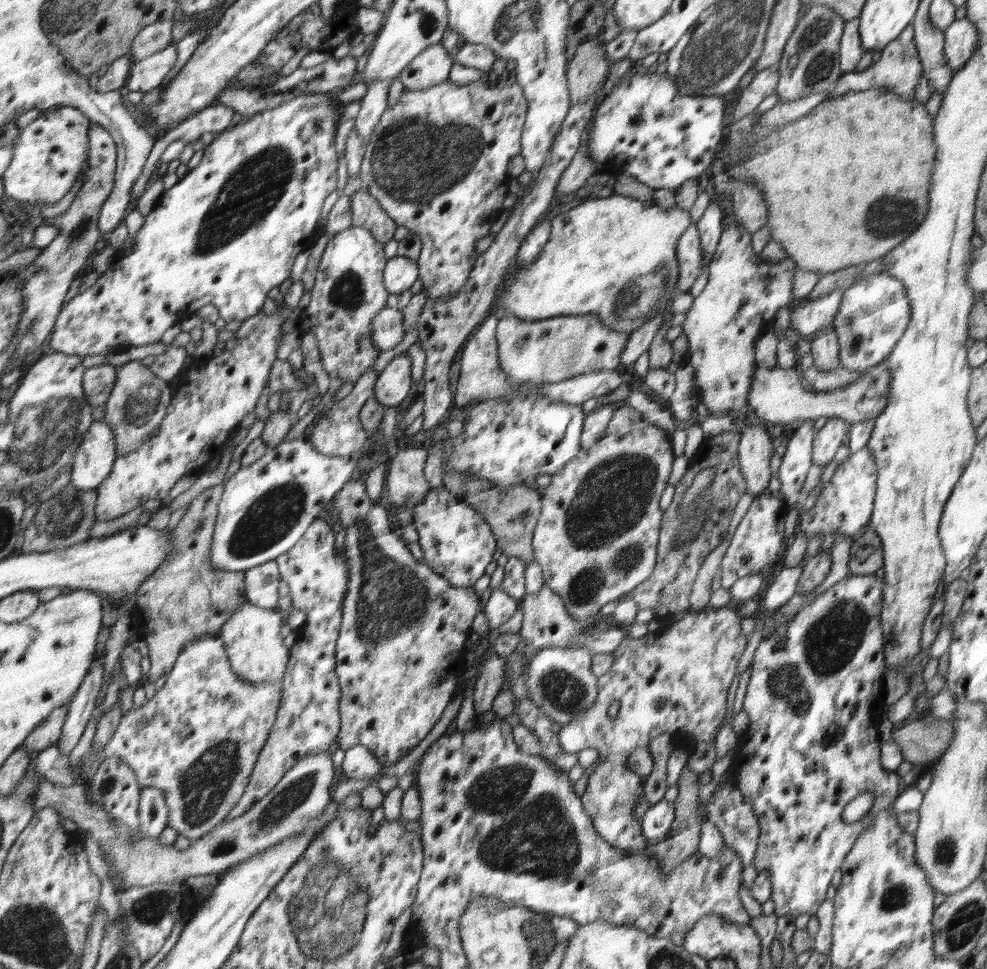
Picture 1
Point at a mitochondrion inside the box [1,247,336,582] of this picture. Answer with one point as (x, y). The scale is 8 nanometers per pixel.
(47, 440)

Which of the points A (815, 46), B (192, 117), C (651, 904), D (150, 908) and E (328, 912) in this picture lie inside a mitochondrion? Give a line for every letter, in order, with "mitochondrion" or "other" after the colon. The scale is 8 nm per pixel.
A: mitochondrion
B: other
C: mitochondrion
D: mitochondrion
E: mitochondrion

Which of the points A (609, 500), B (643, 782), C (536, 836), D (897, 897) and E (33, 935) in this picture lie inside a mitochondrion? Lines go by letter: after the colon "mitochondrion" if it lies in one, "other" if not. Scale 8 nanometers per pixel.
A: mitochondrion
B: other
C: mitochondrion
D: mitochondrion
E: mitochondrion

